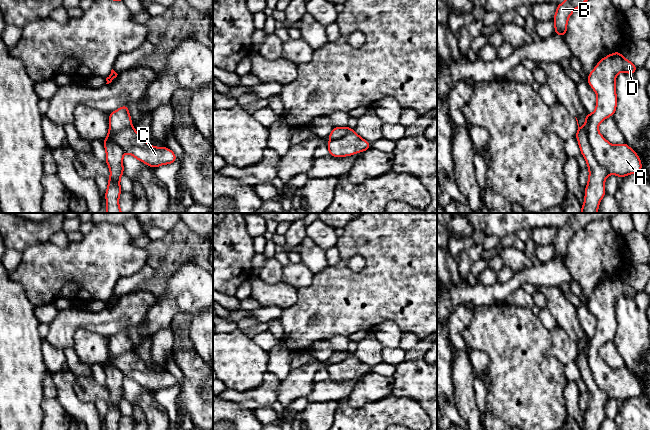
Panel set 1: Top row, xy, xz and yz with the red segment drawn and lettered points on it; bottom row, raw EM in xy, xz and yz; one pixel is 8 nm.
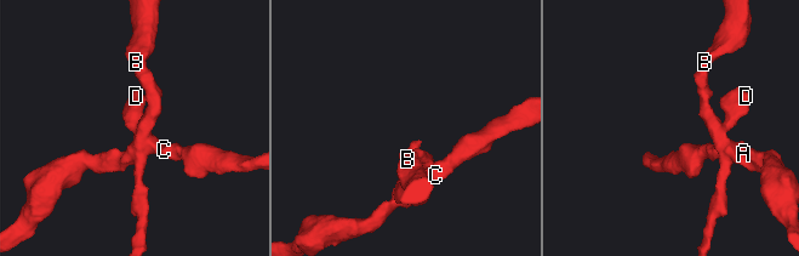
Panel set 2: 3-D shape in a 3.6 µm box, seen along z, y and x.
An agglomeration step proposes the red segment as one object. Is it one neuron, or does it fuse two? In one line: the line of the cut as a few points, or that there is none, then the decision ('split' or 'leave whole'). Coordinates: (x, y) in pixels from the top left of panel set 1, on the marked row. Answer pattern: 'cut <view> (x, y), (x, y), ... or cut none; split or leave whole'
cut yz (589, 115), (588, 142), (591, 151), (595, 159), (609, 173); split

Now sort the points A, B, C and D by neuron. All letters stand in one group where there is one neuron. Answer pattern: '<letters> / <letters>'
A C D / B

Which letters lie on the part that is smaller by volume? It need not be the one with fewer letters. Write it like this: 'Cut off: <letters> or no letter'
Cut off: B

